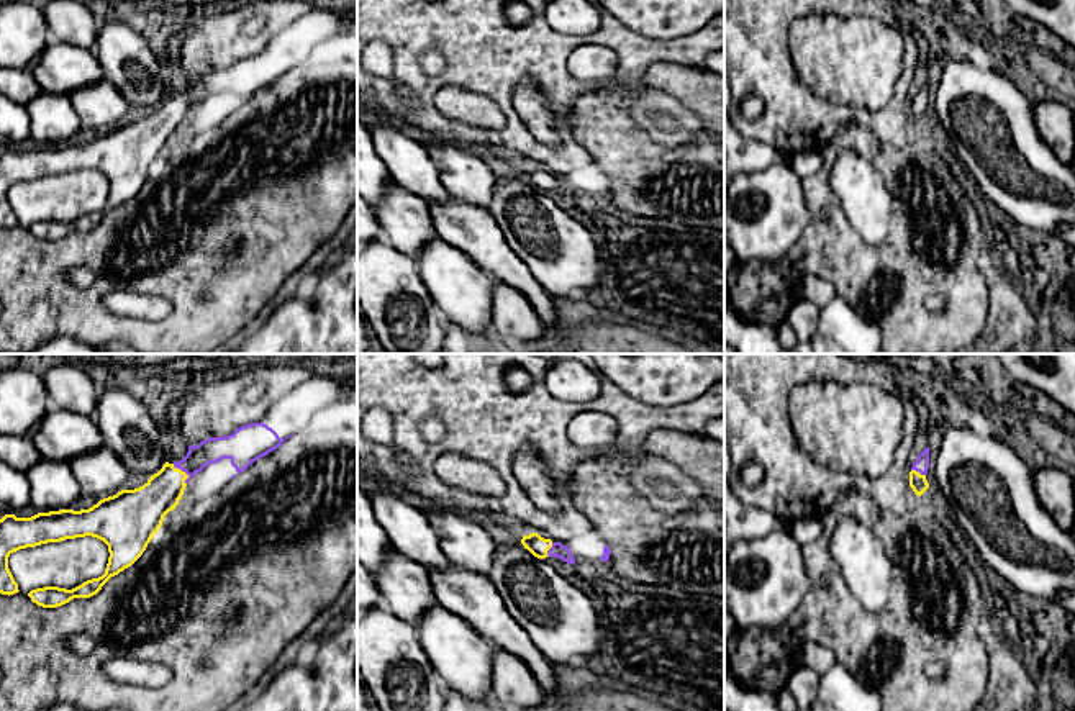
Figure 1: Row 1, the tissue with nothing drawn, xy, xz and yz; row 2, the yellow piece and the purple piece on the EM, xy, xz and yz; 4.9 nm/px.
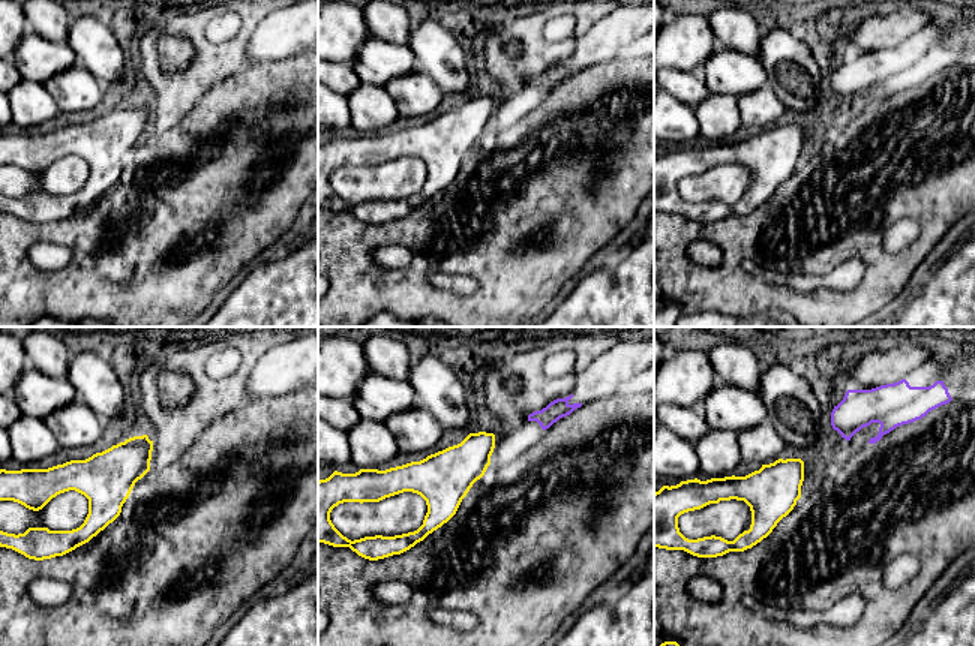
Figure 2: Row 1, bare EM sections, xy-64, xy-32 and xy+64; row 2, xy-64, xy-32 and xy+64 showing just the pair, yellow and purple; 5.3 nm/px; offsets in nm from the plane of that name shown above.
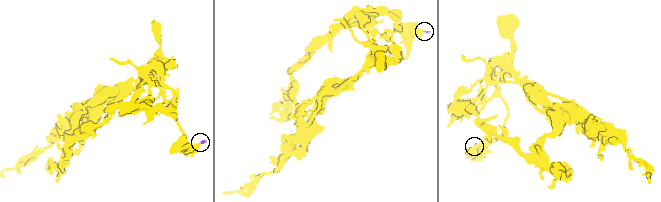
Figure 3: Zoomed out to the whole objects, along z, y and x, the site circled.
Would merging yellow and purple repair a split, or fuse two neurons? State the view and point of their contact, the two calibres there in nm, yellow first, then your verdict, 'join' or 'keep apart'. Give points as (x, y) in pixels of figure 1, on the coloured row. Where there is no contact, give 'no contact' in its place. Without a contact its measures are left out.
xy (184, 472) | 200/130 nm | join

